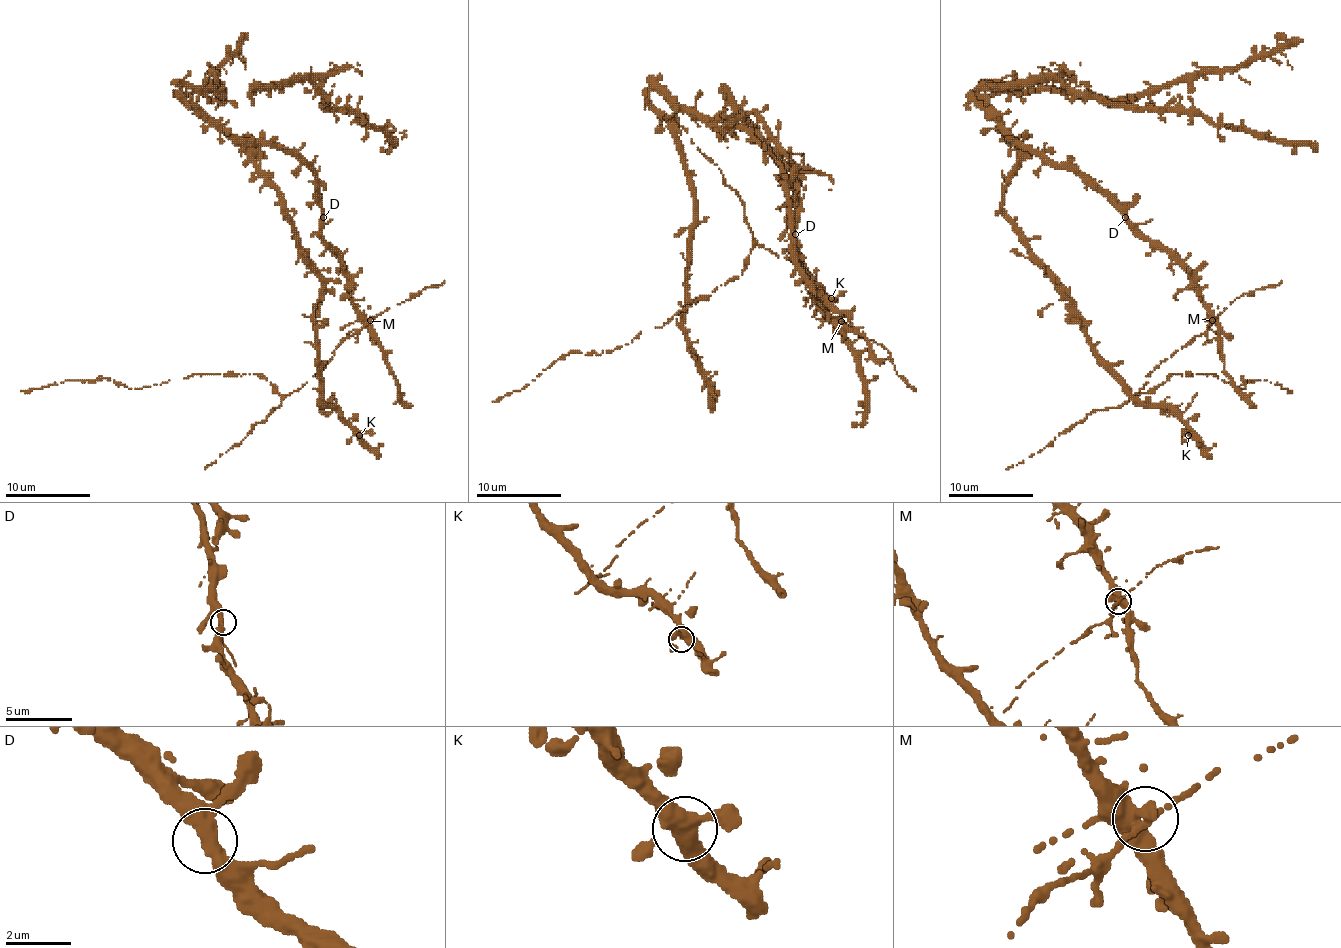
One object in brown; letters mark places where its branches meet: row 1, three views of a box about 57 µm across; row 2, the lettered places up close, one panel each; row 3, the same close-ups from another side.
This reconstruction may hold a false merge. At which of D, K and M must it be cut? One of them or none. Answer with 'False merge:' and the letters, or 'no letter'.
False merge: no letter

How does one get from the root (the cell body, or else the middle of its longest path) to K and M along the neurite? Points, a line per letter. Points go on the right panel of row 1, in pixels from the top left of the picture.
K: (1125, 215), (1072, 171), (1017, 145), (1002, 213), (1103, 365), (1144, 403), (1165, 403), (1188, 435)
M: (1125, 215), (1188, 274), (1192, 289), (1207, 308), (1211, 321)

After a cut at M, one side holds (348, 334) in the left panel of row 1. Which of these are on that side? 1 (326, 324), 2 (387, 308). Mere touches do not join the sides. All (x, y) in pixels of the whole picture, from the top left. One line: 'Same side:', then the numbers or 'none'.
Same side: 2

